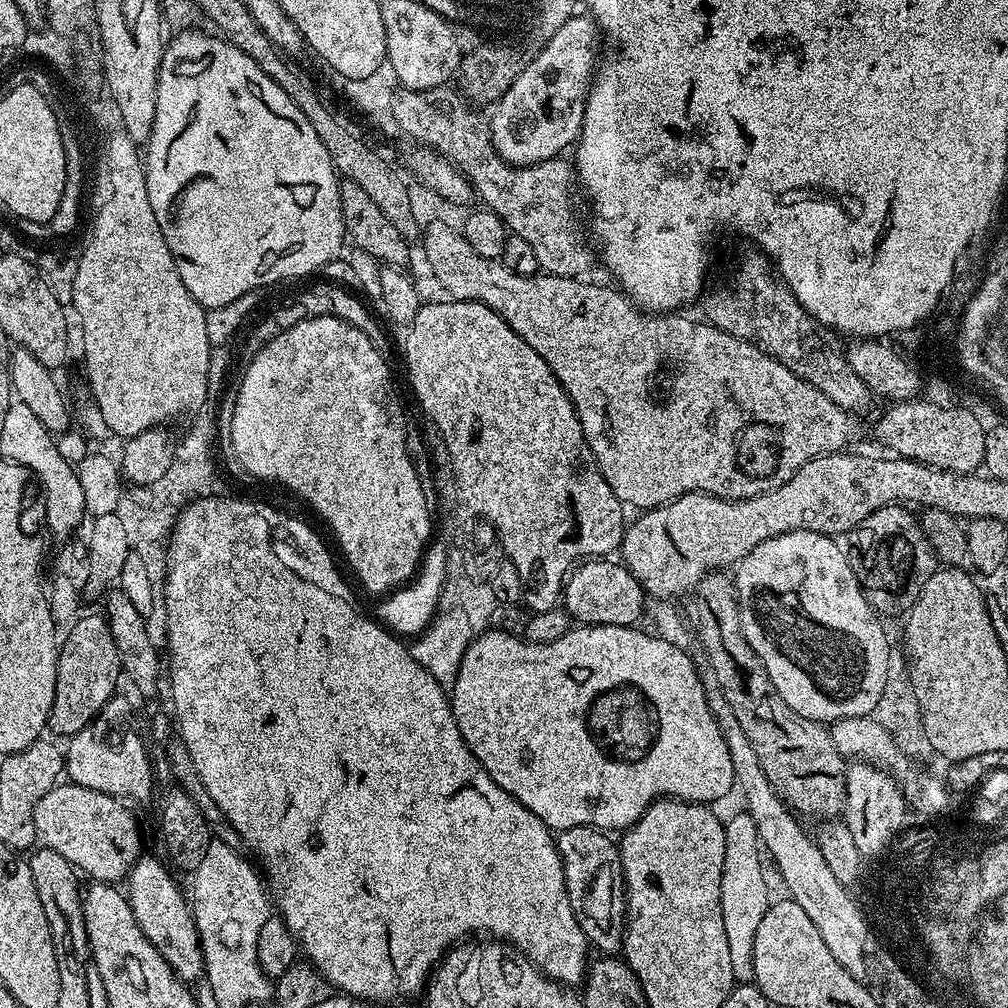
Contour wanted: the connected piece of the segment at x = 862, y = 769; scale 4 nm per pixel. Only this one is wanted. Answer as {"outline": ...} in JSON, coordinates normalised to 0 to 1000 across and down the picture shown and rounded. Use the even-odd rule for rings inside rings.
{"outline":[[[849,756],[840,763],[837,775],[839,788],[837,789],[836,816],[840,817],[847,837],[851,837],[857,845],[872,850],[872,841],[879,835],[890,832],[897,821],[897,813],[903,807],[902,799],[897,792],[896,781],[884,766],[869,761],[864,756]]]}

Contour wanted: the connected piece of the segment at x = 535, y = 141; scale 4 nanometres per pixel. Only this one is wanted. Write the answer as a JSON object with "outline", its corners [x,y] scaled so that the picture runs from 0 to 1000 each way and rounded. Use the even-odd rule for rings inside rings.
{"outline":[[[567,15],[551,31],[540,47],[527,57],[523,65],[510,77],[506,87],[491,101],[488,115],[483,116],[484,131],[488,134],[490,149],[511,167],[525,167],[534,161],[553,158],[559,152],[558,149],[563,146],[564,148],[574,138],[580,101],[583,99],[583,90],[593,63],[591,38],[595,36],[591,21],[586,15],[575,15]]]}

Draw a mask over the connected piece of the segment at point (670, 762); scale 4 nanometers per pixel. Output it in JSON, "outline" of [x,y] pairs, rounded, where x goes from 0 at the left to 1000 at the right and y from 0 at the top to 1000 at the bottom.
{"outline":[[[585,619],[582,621],[568,621],[564,623],[563,629],[558,633],[554,633],[550,637],[542,637],[541,639],[528,639],[523,633],[509,631],[499,625],[481,625],[466,637],[466,641],[462,645],[462,649],[458,649],[458,657],[454,661],[454,669],[446,680],[446,697],[448,707],[454,716],[454,724],[458,724],[458,732],[462,736],[462,740],[466,740],[466,744],[470,748],[470,752],[474,752],[474,756],[482,764],[482,768],[486,768],[486,772],[490,772],[490,776],[494,776],[494,780],[498,780],[498,784],[502,784],[502,788],[506,788],[514,796],[518,796],[518,800],[522,800],[522,804],[526,804],[526,808],[530,808],[544,821],[549,823],[559,823],[568,821],[569,819],[581,819],[582,821],[594,821],[596,823],[608,823],[607,821],[615,821],[614,823],[622,823],[633,815],[633,812],[637,812],[640,806],[650,794],[666,792],[668,794],[683,794],[686,798],[697,798],[706,800],[710,794],[719,792],[723,789],[722,785],[727,785],[730,778],[730,769],[728,768],[728,756],[726,749],[722,743],[720,732],[716,728],[716,724],[712,720],[712,716],[708,712],[708,708],[702,699],[702,689],[698,687],[698,679],[694,675],[691,656],[687,656],[685,652],[679,648],[680,644],[674,639],[666,639],[652,631],[646,631],[644,627],[640,627],[634,621],[597,621],[596,619]]]}

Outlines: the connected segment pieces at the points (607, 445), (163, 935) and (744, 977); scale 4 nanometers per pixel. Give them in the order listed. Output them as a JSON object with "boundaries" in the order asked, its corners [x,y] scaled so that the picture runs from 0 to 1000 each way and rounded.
{"boundaries":[[[[433,218],[429,223],[422,225],[419,230],[419,243],[421,242],[421,254],[429,265],[429,274],[441,286],[443,293],[450,298],[472,298],[476,302],[486,304],[500,316],[546,363],[546,367],[554,375],[559,383],[561,391],[570,403],[571,410],[575,416],[575,426],[579,429],[581,438],[591,455],[591,461],[595,469],[605,478],[605,486],[620,502],[628,500],[631,506],[642,506],[652,504],[655,500],[661,500],[664,496],[671,496],[682,488],[701,488],[703,492],[717,492],[719,496],[739,496],[745,492],[751,492],[757,488],[768,486],[776,482],[776,478],[784,478],[788,470],[798,459],[809,452],[816,452],[818,448],[831,448],[838,443],[837,440],[845,433],[846,414],[837,406],[833,405],[815,387],[812,387],[804,379],[792,375],[776,359],[772,359],[764,351],[760,351],[752,343],[740,339],[735,333],[720,331],[712,327],[706,321],[697,316],[686,317],[683,312],[648,312],[647,319],[643,319],[643,337],[563,337],[563,323],[571,323],[573,315],[573,300],[577,300],[577,292],[593,292],[587,288],[587,280],[579,276],[568,276],[565,274],[545,274],[536,272],[531,274],[519,274],[510,272],[497,257],[480,255],[478,251],[470,248],[466,240],[460,235],[456,228],[447,226],[444,222]]],[[[147,847],[140,848],[139,852],[132,858],[125,870],[125,888],[129,899],[133,903],[133,911],[149,931],[149,935],[165,950],[175,967],[184,974],[194,974],[202,966],[202,947],[198,941],[198,928],[194,922],[194,912],[190,910],[190,902],[188,894],[179,886],[177,878],[171,874],[169,866],[163,862],[159,853]]],[[[733,804],[734,806],[728,807],[728,805],[721,811],[718,826],[720,827],[720,851],[718,852],[718,858],[716,859],[716,879],[714,880],[714,898],[716,899],[716,919],[720,919],[720,935],[724,938],[724,958],[726,959],[726,971],[730,974],[742,974],[746,972],[748,966],[748,926],[752,923],[752,918],[756,915],[756,907],[760,907],[764,896],[764,890],[762,890],[762,877],[758,874],[758,857],[754,854],[756,850],[756,838],[752,831],[752,823],[748,819],[748,812],[742,810],[741,805]]]]}

